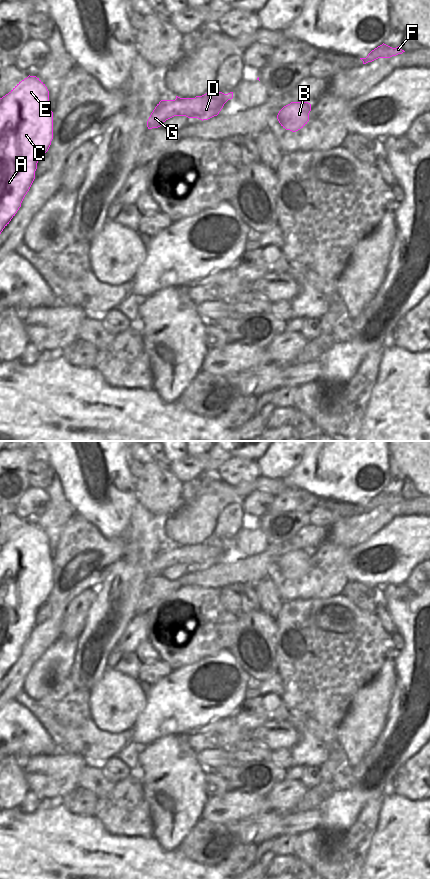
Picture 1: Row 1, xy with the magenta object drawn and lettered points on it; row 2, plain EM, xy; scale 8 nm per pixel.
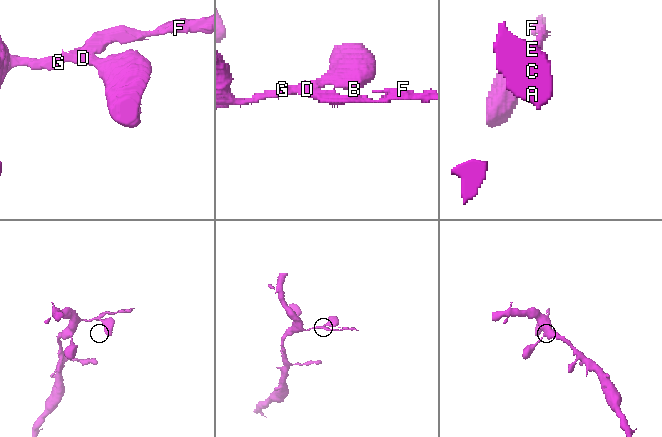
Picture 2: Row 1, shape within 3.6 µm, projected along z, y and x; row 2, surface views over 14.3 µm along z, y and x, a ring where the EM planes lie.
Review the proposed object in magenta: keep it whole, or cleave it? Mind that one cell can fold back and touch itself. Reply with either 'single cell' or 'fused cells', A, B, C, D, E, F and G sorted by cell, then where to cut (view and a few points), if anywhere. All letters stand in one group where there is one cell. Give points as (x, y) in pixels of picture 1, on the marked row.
fused cells; A B C D E G / F; cut in xy along (194, 98), (217, 99), (224, 103)

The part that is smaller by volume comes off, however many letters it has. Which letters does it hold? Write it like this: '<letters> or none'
F

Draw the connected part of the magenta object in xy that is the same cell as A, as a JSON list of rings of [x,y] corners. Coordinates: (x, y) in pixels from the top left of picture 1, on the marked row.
[[[28,76],[0,98],[0,234],[15,216],[29,191],[39,159],[53,139],[49,91],[36,76]]]

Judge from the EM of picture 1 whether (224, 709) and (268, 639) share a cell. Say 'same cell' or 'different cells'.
different cells

